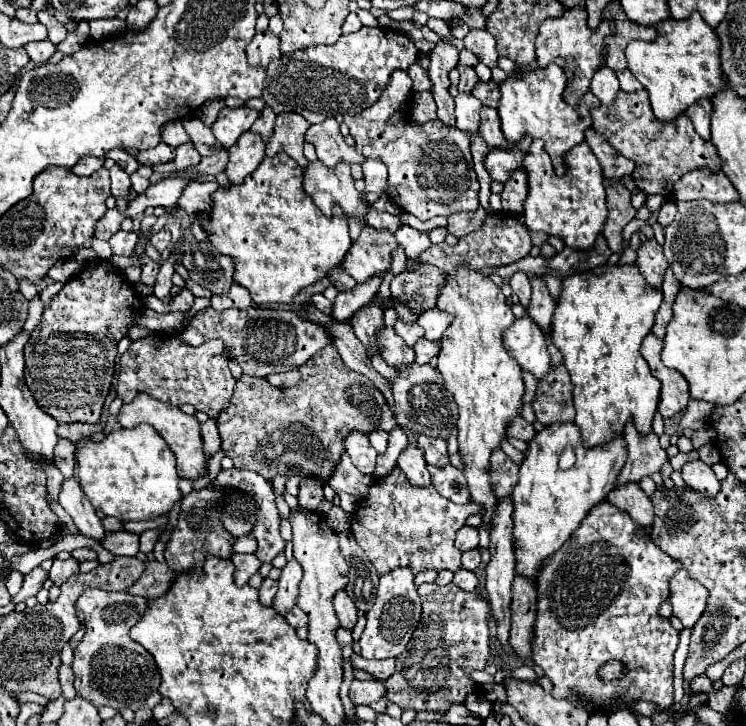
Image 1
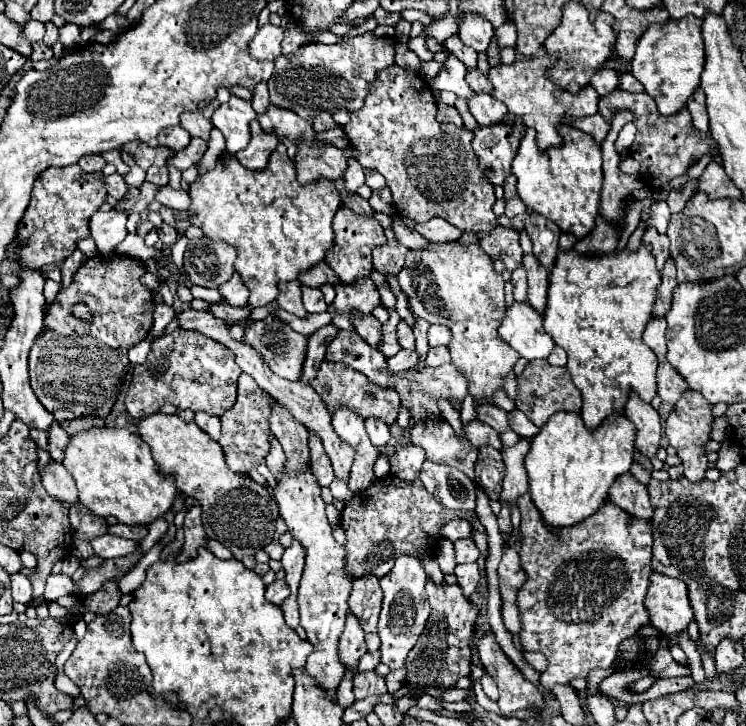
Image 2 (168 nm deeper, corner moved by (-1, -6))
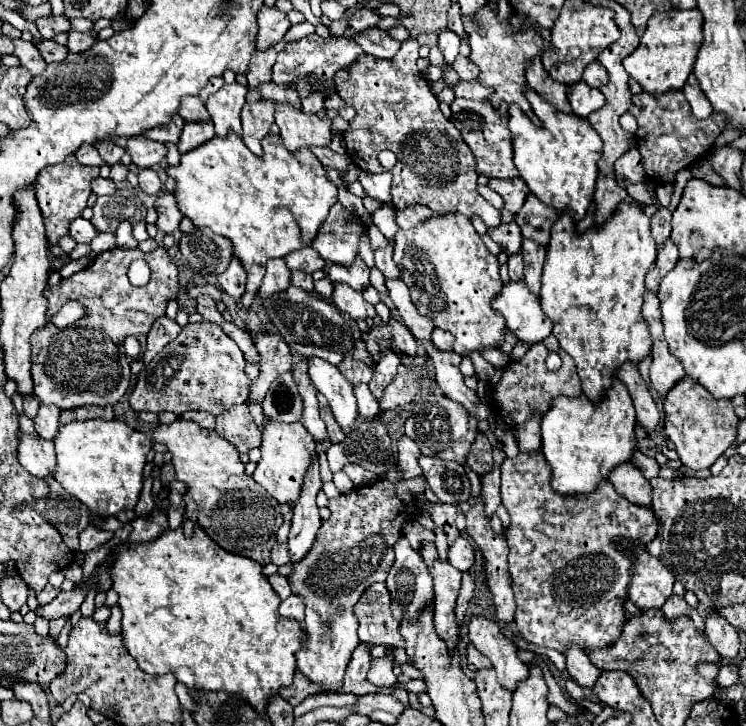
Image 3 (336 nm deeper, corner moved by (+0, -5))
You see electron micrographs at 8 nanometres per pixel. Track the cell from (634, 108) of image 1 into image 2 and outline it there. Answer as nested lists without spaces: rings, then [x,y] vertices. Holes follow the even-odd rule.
[[[616,88],[608,98],[606,96],[600,98],[600,114],[606,120],[612,120],[614,112],[620,108],[634,112],[632,122],[636,124],[638,132],[636,132],[636,140],[630,148],[630,156],[640,162],[640,166],[642,166],[640,172],[646,172],[646,184],[650,188],[660,188],[666,182],[670,182],[672,178],[682,176],[688,170],[692,160],[698,160],[716,148],[716,140],[712,140],[710,132],[696,132],[686,106],[672,116],[660,116],[656,102],[646,92],[632,94],[632,92],[624,92],[624,90]]]

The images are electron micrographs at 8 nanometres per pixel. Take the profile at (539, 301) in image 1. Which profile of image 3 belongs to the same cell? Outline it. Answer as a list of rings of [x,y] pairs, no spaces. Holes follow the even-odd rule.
[[[523,239],[523,247],[521,247],[521,255],[525,261],[525,285],[529,287],[531,293],[539,295],[541,291],[541,271],[543,271],[543,263],[545,263],[545,249],[529,239]]]

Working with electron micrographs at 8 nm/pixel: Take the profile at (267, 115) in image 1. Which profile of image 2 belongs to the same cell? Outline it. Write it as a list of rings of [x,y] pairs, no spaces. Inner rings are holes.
[[[260,82],[260,84],[252,90],[252,106],[254,106],[254,110],[256,110],[258,114],[262,114],[262,112],[266,112],[268,104],[270,104],[268,86],[266,86],[266,82]]]

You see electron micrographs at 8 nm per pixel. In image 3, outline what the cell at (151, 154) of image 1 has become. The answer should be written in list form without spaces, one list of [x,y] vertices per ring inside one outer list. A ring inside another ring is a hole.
[[[145,135],[131,137],[131,139],[113,139],[113,143],[119,145],[119,147],[123,147],[131,155],[133,163],[137,167],[141,167],[141,169],[159,165],[161,159],[167,155],[167,147],[163,143],[151,141]]]

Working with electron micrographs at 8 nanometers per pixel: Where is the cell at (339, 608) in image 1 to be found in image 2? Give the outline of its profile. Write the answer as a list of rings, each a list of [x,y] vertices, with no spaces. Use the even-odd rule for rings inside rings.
[[[348,614],[346,618],[346,628],[340,636],[340,648],[338,648],[338,656],[340,656],[340,664],[346,666],[346,670],[358,672],[358,662],[360,658],[368,652],[366,642],[364,642],[364,632],[358,624],[358,620]]]

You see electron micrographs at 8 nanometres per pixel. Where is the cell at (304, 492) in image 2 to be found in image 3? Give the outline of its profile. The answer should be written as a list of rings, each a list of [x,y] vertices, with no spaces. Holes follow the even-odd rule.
[[[267,421],[263,429],[263,443],[261,443],[261,461],[257,463],[257,469],[253,473],[253,479],[269,491],[281,505],[295,507],[303,489],[305,475],[309,467],[313,465],[313,459],[317,455],[315,441],[311,439],[311,433],[305,431],[301,423],[285,425],[285,423],[275,423]]]

